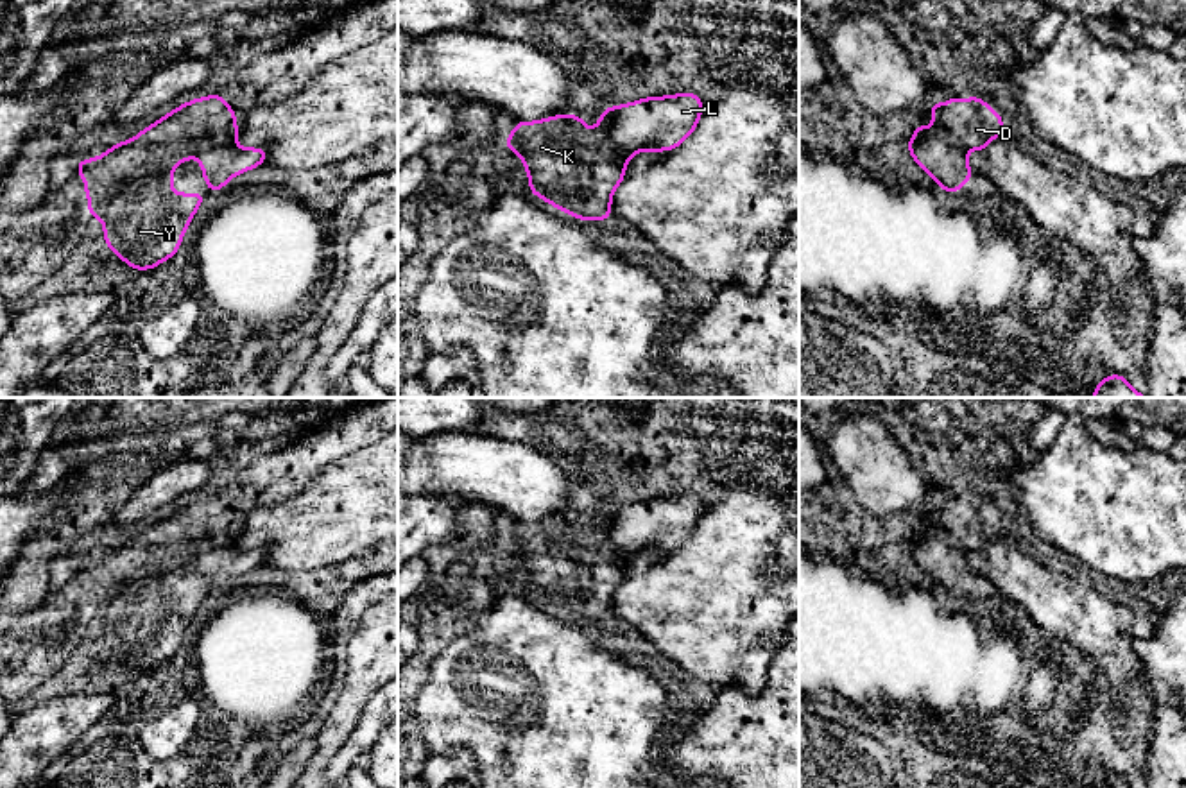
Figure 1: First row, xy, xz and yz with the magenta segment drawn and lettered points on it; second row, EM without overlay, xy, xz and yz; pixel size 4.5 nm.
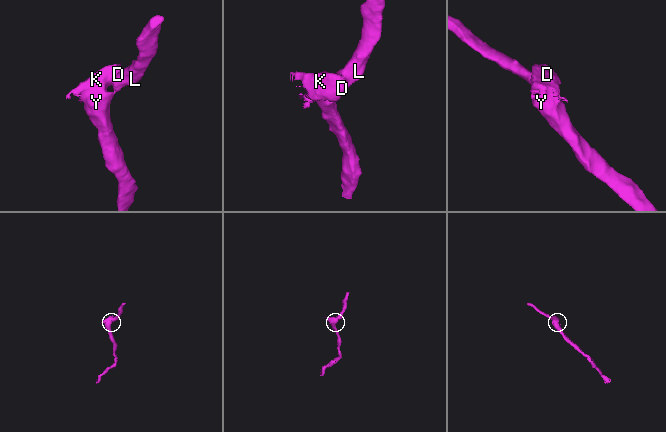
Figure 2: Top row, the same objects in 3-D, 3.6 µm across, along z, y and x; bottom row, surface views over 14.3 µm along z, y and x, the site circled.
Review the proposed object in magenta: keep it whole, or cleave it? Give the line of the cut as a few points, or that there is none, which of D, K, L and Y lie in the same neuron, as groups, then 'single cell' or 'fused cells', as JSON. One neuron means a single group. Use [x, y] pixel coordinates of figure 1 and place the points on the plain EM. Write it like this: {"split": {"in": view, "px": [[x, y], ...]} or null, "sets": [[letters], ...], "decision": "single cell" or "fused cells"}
{"split": null, "sets": [["D", "K", "L", "Y"]], "decision": "single cell"}

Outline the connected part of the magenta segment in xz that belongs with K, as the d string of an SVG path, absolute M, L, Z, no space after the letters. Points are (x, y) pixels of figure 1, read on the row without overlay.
M690 492L666 498L647 498L636 503L606 509L600 514L595 530L588 530L579 516L557 516L537 523L516 523L511 537L502 548L516 553L523 561L529 573L529 593L539 596L545 604L570 614L580 621L607 621L611 612L611 598L625 578L627 562L641 552L672 552L679 548L697 528L704 512L702 501Z

